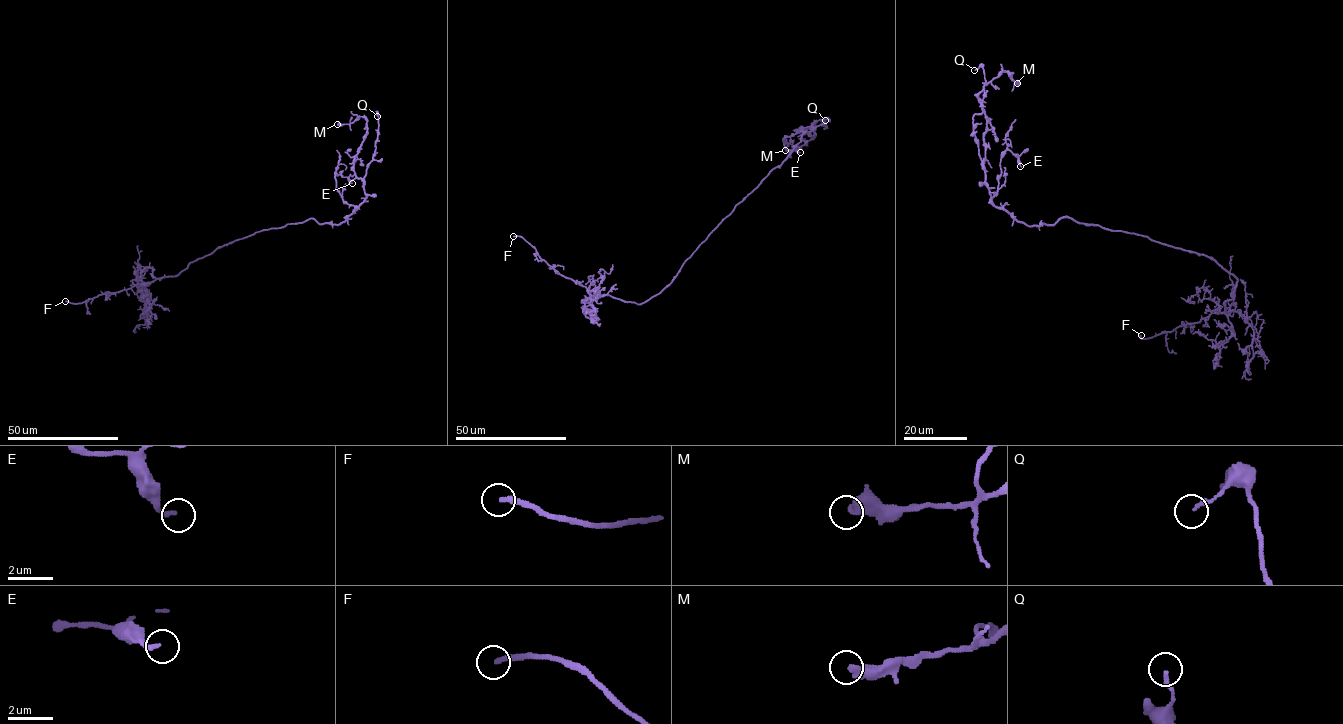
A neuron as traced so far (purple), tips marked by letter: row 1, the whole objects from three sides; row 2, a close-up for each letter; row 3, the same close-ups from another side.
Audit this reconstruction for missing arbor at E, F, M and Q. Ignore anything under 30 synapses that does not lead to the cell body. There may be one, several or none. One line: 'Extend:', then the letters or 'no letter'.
Extend: F

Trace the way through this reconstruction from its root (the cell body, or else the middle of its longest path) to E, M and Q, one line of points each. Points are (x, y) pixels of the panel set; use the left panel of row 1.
E: (268, 229), (310, 218), (320, 224), (339, 224), (355, 207), (344, 201), (336, 189), (335, 171), (352, 183)
M: (268, 229), (310, 218), (339, 224), (363, 201), (363, 180), (353, 166), (367, 121), (359, 116), (337, 124)
Q: (268, 229), (310, 218), (320, 224), (339, 224), (356, 209), (366, 197), (364, 177), (376, 148), (377, 116)

